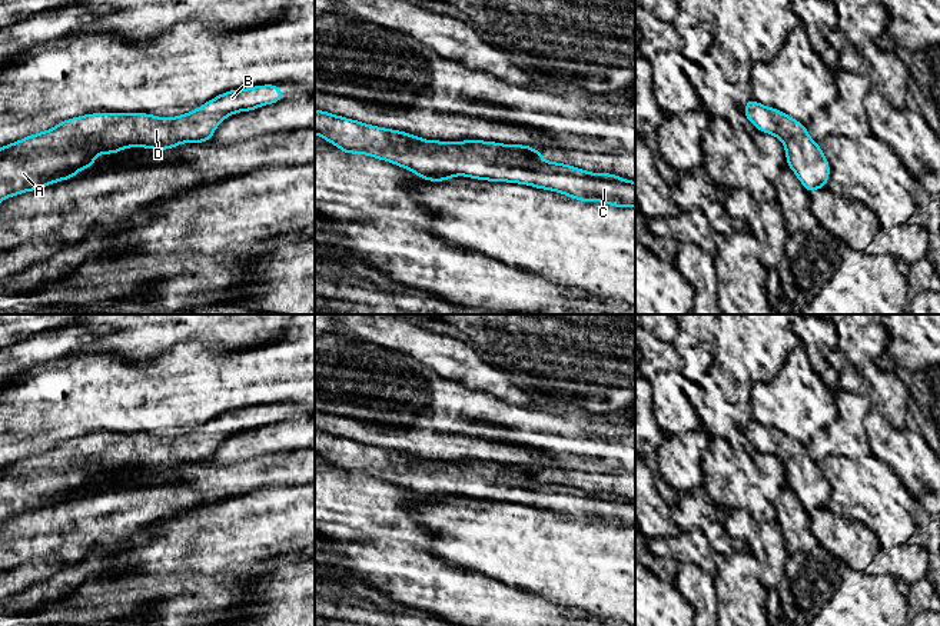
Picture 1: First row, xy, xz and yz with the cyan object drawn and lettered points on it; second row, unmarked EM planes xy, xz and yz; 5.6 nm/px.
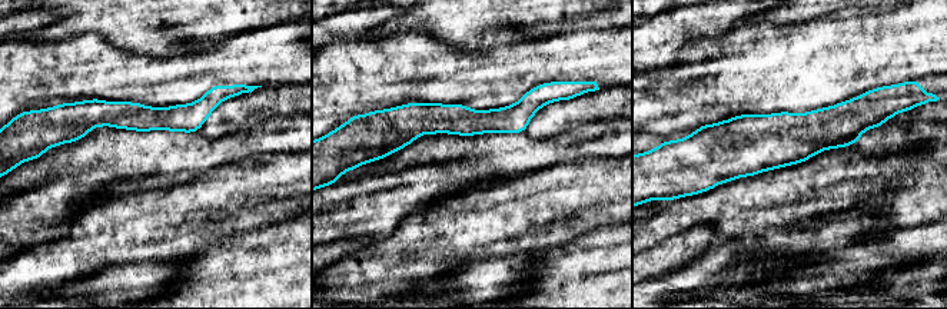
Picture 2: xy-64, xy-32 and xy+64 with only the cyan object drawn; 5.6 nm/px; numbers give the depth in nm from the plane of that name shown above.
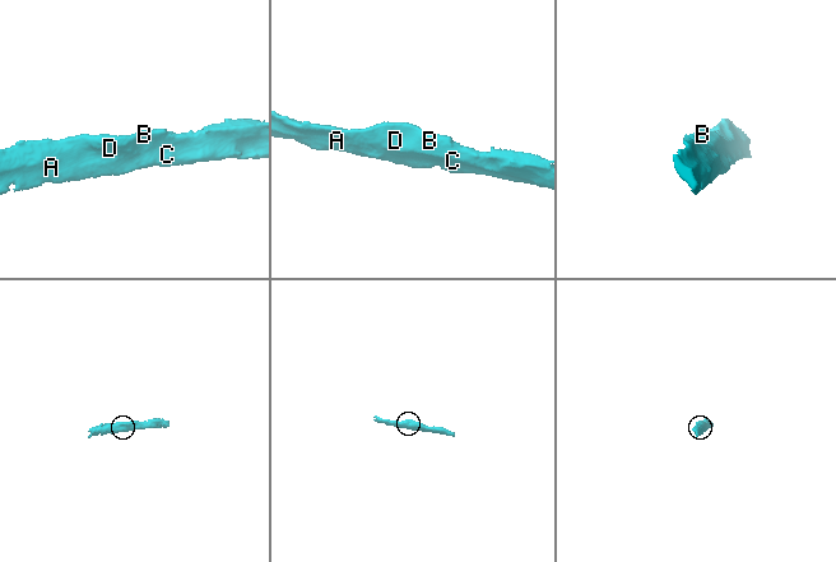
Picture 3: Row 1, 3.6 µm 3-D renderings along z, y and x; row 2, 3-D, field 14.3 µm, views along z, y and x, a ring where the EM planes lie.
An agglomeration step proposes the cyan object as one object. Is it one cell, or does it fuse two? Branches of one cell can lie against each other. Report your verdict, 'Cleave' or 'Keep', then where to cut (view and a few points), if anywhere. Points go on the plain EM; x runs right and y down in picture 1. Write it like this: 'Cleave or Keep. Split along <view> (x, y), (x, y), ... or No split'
Keep. No split

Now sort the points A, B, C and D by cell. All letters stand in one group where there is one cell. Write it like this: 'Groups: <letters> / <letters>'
Groups: A B C D

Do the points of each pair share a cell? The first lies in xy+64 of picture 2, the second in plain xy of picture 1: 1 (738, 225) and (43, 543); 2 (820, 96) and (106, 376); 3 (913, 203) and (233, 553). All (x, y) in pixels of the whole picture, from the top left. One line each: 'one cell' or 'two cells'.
1: one cell
2: one cell
3: one cell

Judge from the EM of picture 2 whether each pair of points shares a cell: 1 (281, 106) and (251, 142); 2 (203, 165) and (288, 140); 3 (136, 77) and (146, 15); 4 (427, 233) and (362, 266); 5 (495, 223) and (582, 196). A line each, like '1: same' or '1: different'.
1: different
2: same
3: different
4: same
5: same

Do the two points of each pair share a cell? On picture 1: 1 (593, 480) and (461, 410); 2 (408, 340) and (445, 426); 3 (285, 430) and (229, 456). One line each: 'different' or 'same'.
1: different
2: different
3: same

